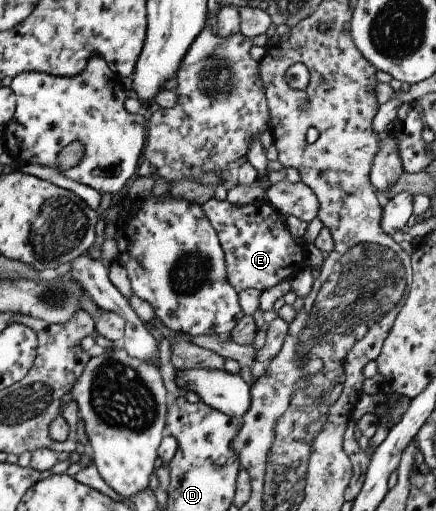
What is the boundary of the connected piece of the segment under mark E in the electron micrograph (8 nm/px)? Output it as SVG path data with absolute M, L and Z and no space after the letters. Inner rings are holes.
M210 198L202 204L202 213L216 232L225 259L226 281L232 289L236 290L236 293L250 287L262 292L280 281L290 280L301 267L307 264L305 244L292 239L285 226L286 217L280 215L265 198L258 198L246 205L230 205L226 199Z

